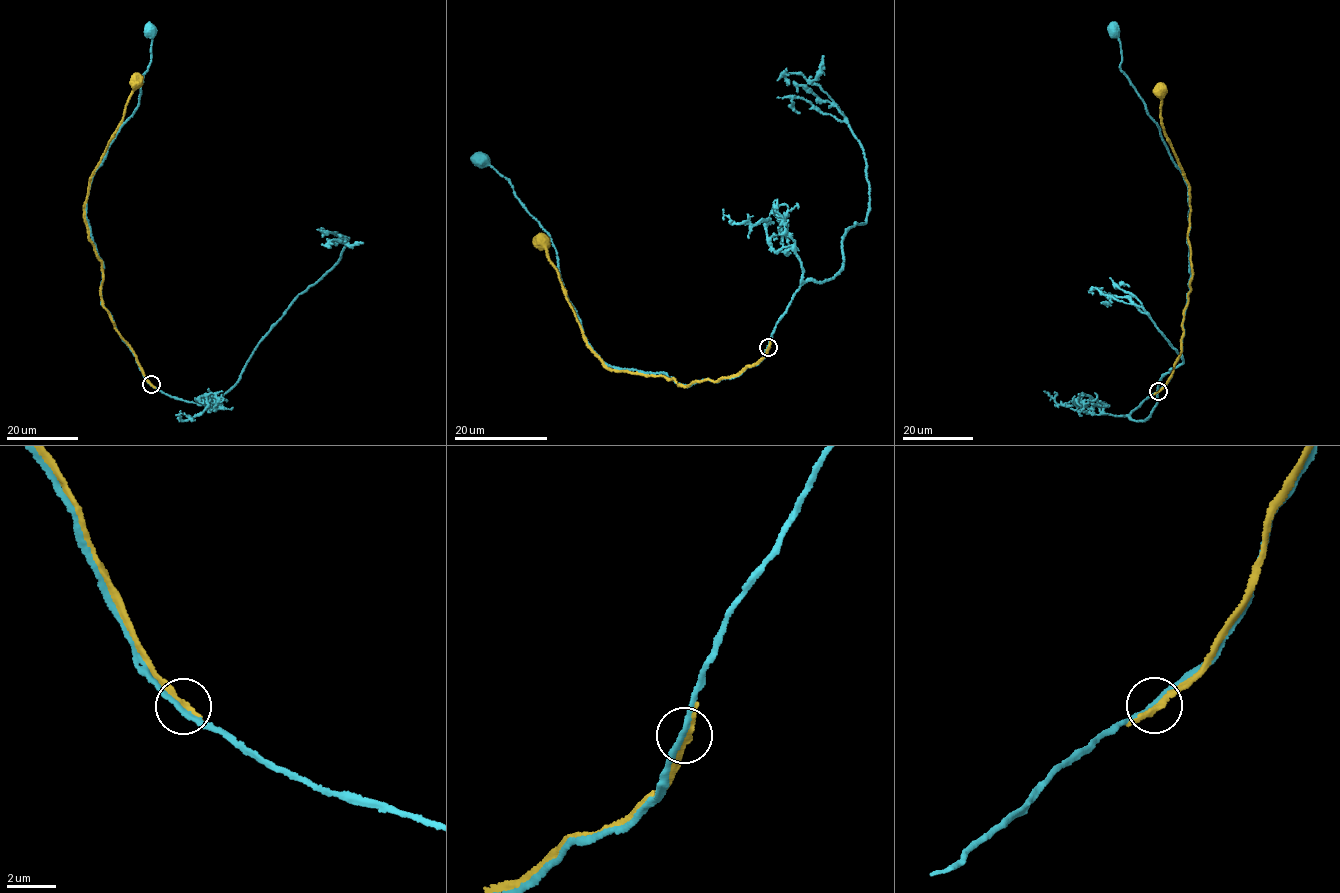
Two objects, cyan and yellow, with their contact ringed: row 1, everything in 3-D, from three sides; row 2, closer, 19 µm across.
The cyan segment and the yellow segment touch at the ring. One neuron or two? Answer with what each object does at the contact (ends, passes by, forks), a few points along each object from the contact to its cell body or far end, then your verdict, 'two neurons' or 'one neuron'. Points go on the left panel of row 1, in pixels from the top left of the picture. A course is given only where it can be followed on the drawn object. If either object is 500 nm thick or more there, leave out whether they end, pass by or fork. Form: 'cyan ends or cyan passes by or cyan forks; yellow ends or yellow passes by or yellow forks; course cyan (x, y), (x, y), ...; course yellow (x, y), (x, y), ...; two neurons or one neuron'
cyan passes by; yellow passes by; course cyan (151, 385), (102, 302), (102, 261), (86, 216), (94, 171), (137, 106), (143, 75), (151, 59), (150, 30); course yellow (151, 385), (104, 307), (102, 262), (88, 237), (83, 212), (91, 174), (122, 120), (136, 80); two neurons

